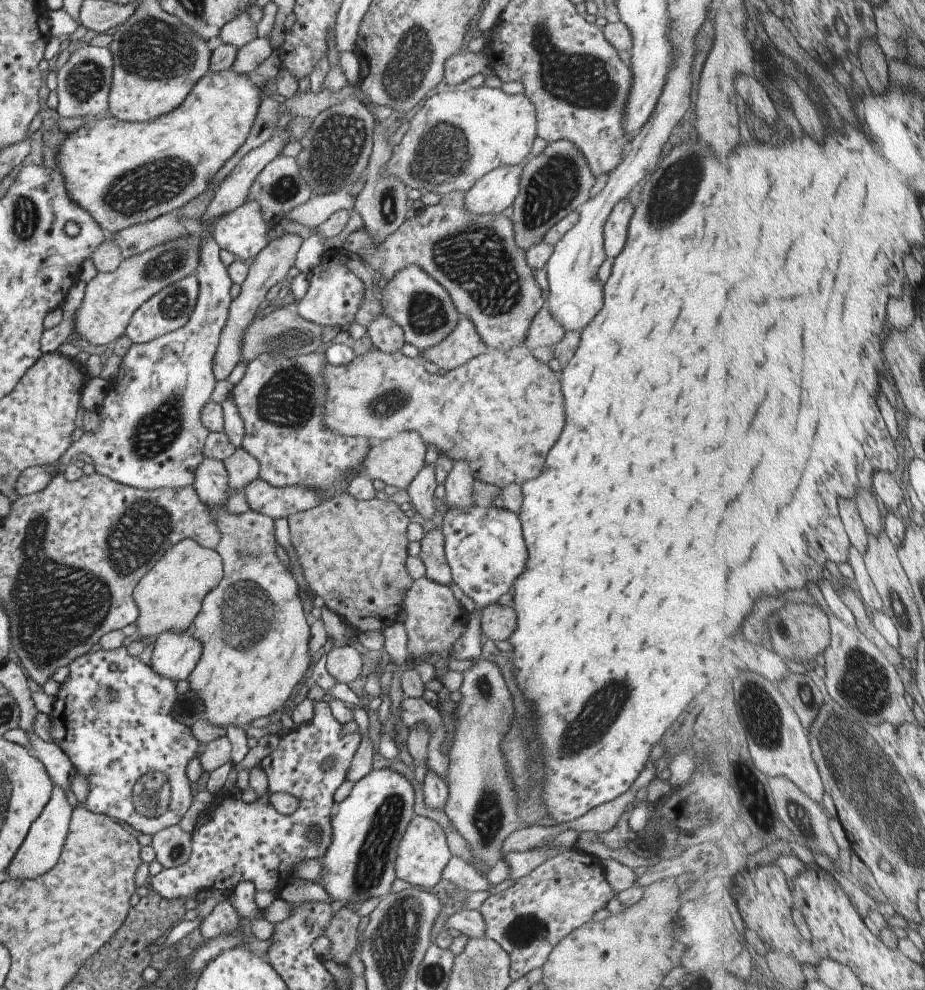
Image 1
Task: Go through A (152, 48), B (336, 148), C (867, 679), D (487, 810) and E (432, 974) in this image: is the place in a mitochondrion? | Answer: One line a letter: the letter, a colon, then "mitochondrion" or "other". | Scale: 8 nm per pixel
A: mitochondrion
B: mitochondrion
C: mitochondrion
D: mitochondrion
E: mitochondrion

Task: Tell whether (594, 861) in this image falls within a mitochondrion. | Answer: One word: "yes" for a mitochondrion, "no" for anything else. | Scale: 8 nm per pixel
no

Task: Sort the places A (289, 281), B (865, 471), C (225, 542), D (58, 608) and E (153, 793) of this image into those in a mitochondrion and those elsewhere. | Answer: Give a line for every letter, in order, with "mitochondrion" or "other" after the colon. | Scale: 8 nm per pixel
A: other
B: other
C: other
D: mitochondrion
E: mitochondrion

